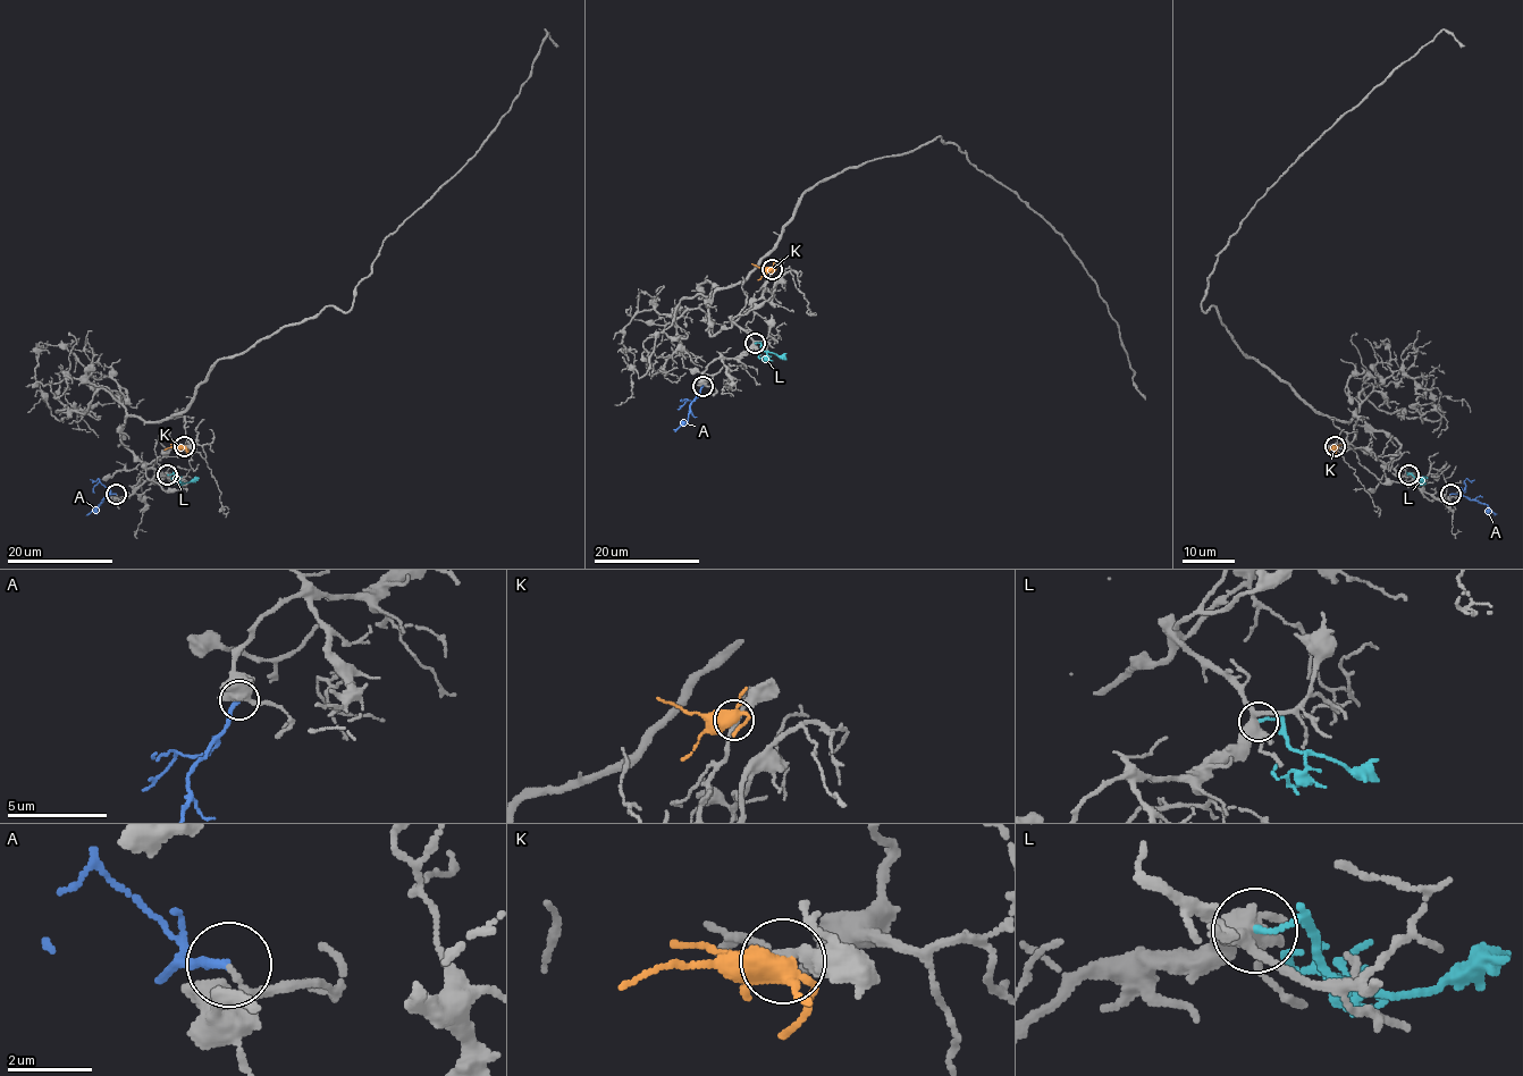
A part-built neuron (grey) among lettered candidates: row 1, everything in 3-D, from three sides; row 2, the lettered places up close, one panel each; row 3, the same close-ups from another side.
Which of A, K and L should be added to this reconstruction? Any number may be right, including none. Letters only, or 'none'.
none

